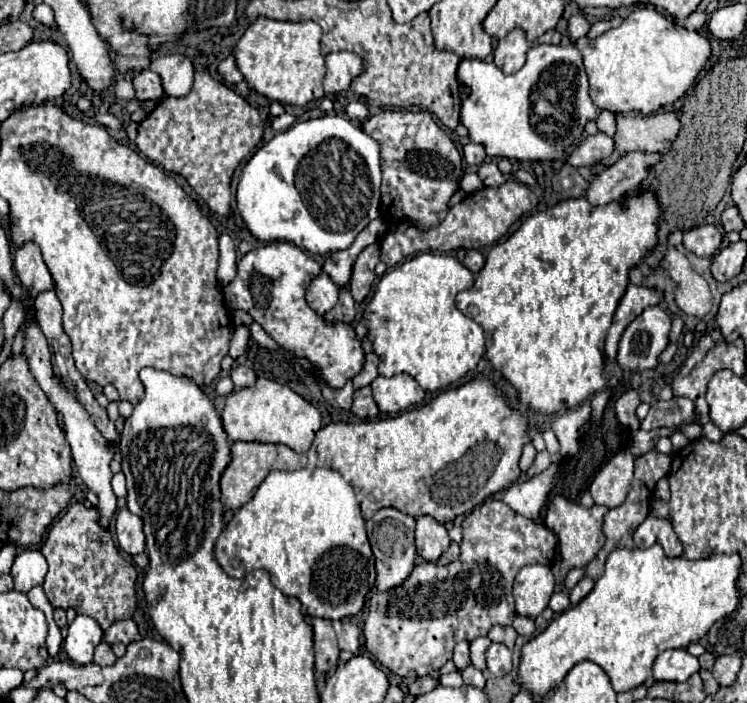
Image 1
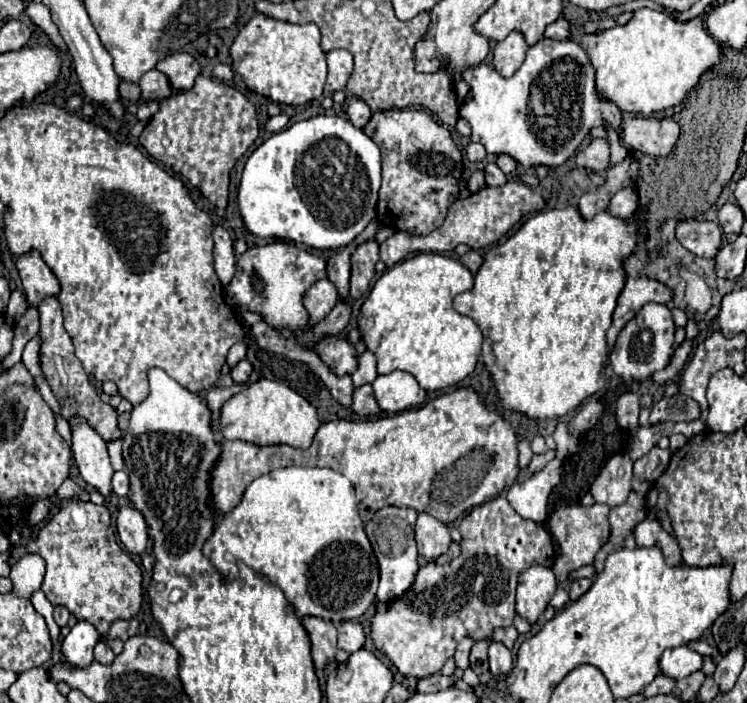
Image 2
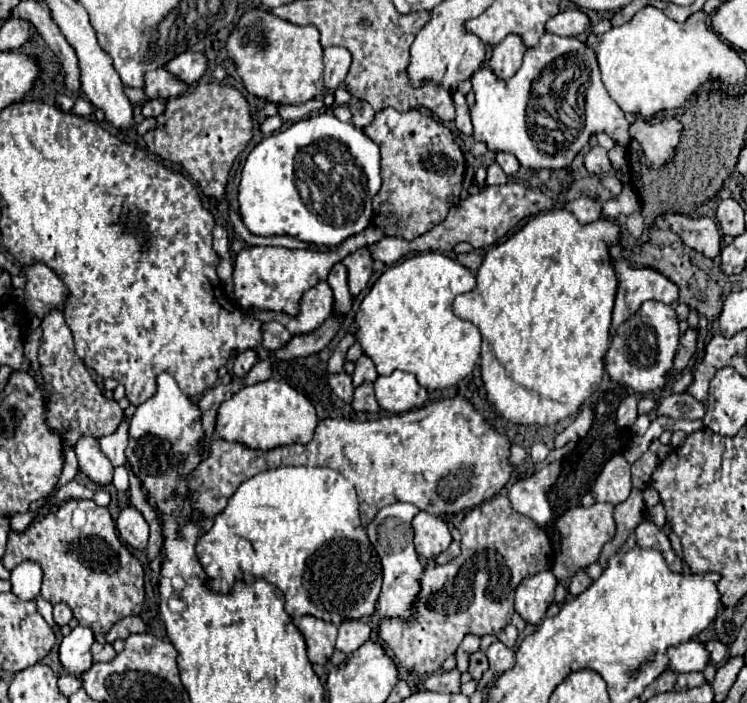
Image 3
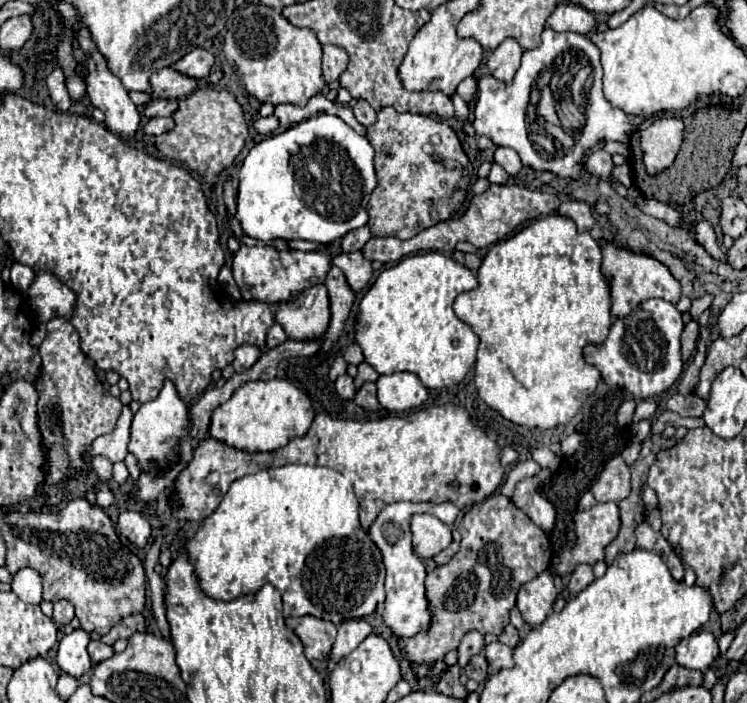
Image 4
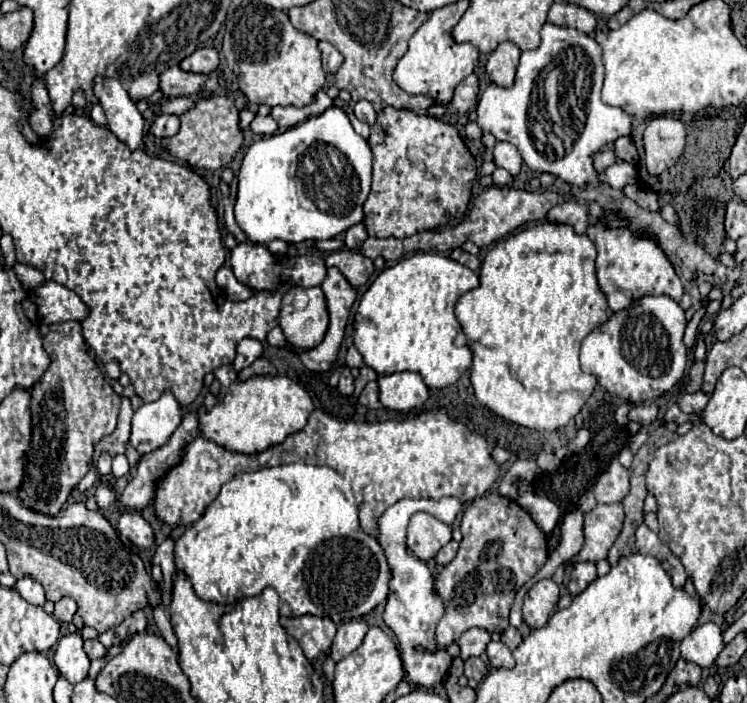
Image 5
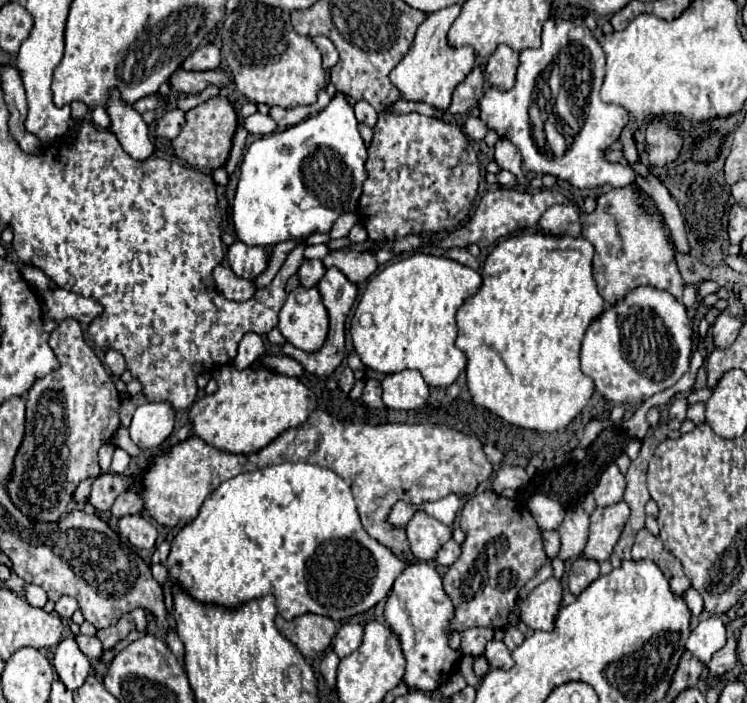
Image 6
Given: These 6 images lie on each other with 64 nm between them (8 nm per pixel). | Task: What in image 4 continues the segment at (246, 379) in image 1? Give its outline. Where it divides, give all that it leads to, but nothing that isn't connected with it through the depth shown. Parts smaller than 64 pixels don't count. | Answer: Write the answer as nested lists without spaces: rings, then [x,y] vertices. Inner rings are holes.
[[[242,344],[240,348],[236,348],[234,354],[236,354],[236,358],[232,362],[234,370],[236,372],[244,372],[244,370],[248,370],[260,358],[260,348],[254,346],[254,344]]]

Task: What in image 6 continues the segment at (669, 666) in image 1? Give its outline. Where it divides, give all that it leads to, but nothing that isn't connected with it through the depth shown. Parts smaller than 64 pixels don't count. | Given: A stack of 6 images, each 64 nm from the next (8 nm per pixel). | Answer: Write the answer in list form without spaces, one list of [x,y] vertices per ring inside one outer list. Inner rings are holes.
[[[706,618],[702,620],[686,640],[686,650],[690,650],[696,658],[700,658],[704,664],[710,662],[712,654],[720,650],[726,644],[726,624],[718,618]]]

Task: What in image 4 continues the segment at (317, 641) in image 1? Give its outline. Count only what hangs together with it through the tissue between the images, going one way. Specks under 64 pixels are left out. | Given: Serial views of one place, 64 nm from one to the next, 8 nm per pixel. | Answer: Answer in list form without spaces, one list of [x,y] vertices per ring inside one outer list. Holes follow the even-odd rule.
[[[302,616],[302,618],[286,618],[286,626],[296,632],[296,636],[304,644],[304,654],[308,660],[326,660],[334,638],[336,626],[332,622],[320,620],[316,616]]]

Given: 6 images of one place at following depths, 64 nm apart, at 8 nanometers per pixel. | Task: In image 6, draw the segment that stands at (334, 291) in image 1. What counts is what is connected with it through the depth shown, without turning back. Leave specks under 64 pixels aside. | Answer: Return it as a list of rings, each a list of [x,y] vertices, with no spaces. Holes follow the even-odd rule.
[[[296,288],[288,294],[280,310],[278,328],[282,336],[298,350],[316,352],[324,346],[324,340],[328,334],[328,312],[316,288],[306,290],[310,296],[306,304],[298,302],[300,292],[302,288]]]

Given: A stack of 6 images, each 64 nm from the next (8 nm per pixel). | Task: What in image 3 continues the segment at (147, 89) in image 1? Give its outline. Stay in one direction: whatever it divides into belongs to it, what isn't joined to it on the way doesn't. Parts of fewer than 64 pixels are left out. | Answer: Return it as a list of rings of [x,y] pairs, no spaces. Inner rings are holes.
[[[158,68],[146,74],[146,86],[144,92],[148,98],[160,98],[160,100],[170,100],[180,94],[184,94],[190,86],[170,74],[166,68]]]

